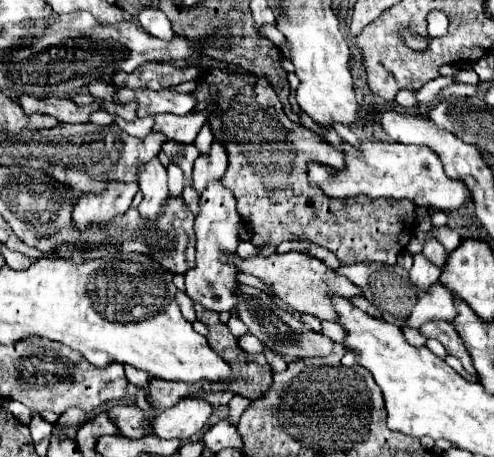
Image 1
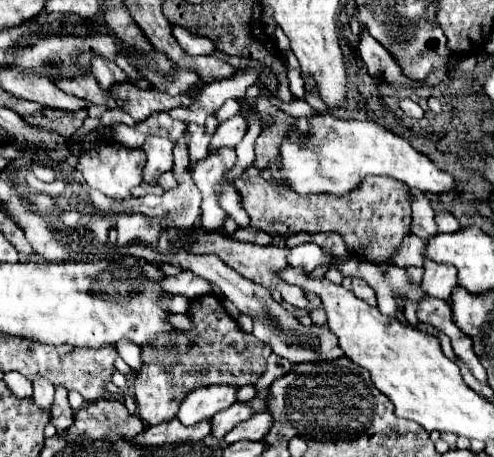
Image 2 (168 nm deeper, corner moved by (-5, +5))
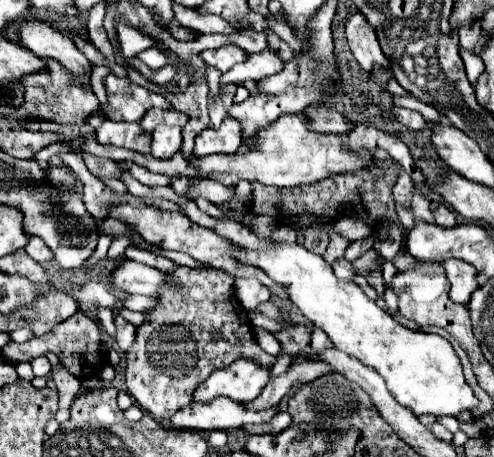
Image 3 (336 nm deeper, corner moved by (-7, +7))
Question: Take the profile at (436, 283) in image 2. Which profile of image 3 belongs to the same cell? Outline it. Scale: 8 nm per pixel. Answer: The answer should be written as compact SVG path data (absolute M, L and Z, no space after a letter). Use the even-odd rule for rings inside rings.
M446 260L442 262L442 266L450 280L450 300L466 306L472 292L478 288L476 268L472 268L462 260Z

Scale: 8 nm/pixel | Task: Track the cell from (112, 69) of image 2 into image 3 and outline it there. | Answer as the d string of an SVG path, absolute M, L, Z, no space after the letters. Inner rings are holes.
M100 2L96 4L92 10L90 10L90 16L86 20L86 26L88 26L88 36L90 36L90 42L110 60L114 62L114 48L106 36L106 30L104 30L104 16L106 16L106 2Z

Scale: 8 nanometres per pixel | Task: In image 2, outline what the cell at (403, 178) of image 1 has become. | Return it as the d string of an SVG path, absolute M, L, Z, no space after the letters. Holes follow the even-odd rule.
M318 114L312 118L298 118L298 132L302 138L286 138L280 144L280 158L272 162L266 170L262 170L262 176L268 182L288 182L298 194L330 194L330 196L344 196L358 186L362 186L362 180L366 176L390 176L394 180L400 180L408 188L422 190L424 194L444 194L454 190L454 178L440 170L436 162L432 162L426 154L418 152L408 140L402 136L386 130L384 126L376 122L360 122L360 120L340 120L332 114Z

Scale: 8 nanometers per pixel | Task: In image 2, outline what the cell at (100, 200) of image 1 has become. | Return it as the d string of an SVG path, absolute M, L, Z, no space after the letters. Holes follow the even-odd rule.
M94 140L90 148L92 148L90 154L84 154L76 166L82 172L82 176L86 178L88 186L110 198L128 198L130 190L142 182L142 168L146 164L144 152L130 150L130 148L124 148L112 142L102 142L102 140Z

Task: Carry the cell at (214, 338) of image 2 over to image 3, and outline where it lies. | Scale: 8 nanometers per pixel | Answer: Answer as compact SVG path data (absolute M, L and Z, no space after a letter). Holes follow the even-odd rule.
M178 266L172 272L172 286L162 288L156 306L144 312L144 322L138 326L136 342L126 350L126 386L132 398L156 420L168 420L172 412L188 406L192 402L194 390L204 382L214 370L232 364L238 358L252 358L260 364L272 366L274 356L266 354L254 340L252 324L242 304L234 294L234 276L228 276L216 268L186 268Z

